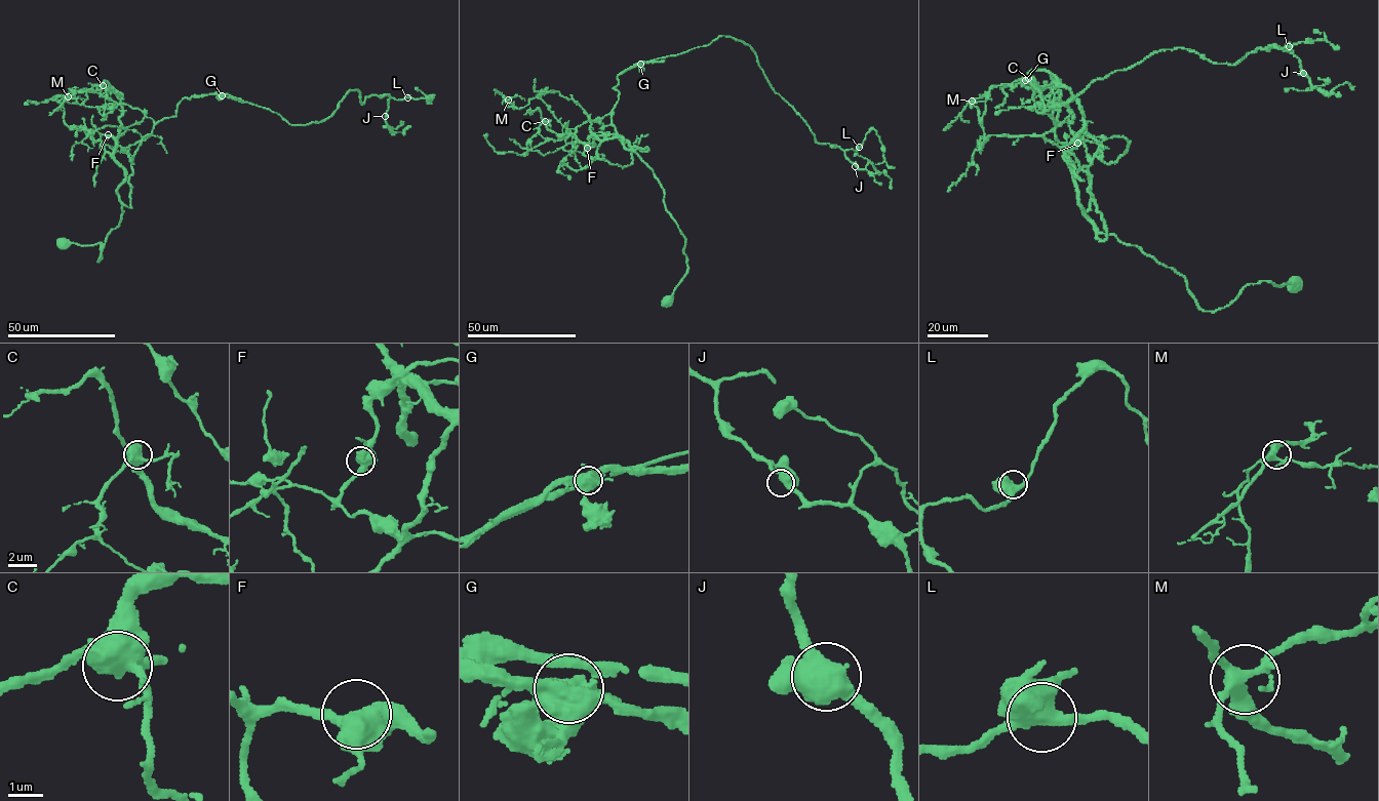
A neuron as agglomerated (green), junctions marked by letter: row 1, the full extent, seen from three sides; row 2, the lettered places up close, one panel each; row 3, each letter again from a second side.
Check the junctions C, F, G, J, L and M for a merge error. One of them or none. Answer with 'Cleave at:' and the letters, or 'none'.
Cleave at: G

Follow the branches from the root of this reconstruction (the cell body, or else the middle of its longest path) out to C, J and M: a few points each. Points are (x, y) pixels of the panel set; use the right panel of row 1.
C: (1292, 284), (1249, 284), (1203, 311), (1175, 270), (1098, 231), (1065, 154), (1079, 102), (1045, 71), (1028, 78)
J: (1292, 284), (1203, 311), (1100, 240), (1022, 83), (1042, 113), (1161, 50), (1279, 46), (1303, 73)
M: (1292, 284), (1249, 284), (1203, 311), (1175, 270), (1098, 231), (1057, 145), (990, 135), (980, 150), (972, 101)

